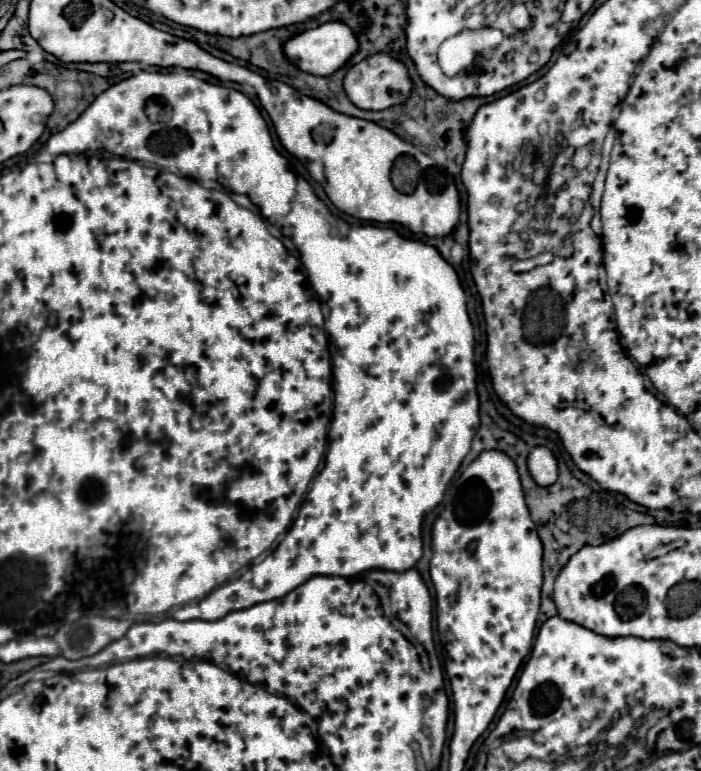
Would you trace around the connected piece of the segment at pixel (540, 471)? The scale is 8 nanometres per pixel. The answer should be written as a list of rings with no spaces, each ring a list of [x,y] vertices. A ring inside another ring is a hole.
[[[535,447],[529,453],[527,467],[535,483],[541,487],[549,487],[553,481],[557,481],[557,461],[547,447]]]

